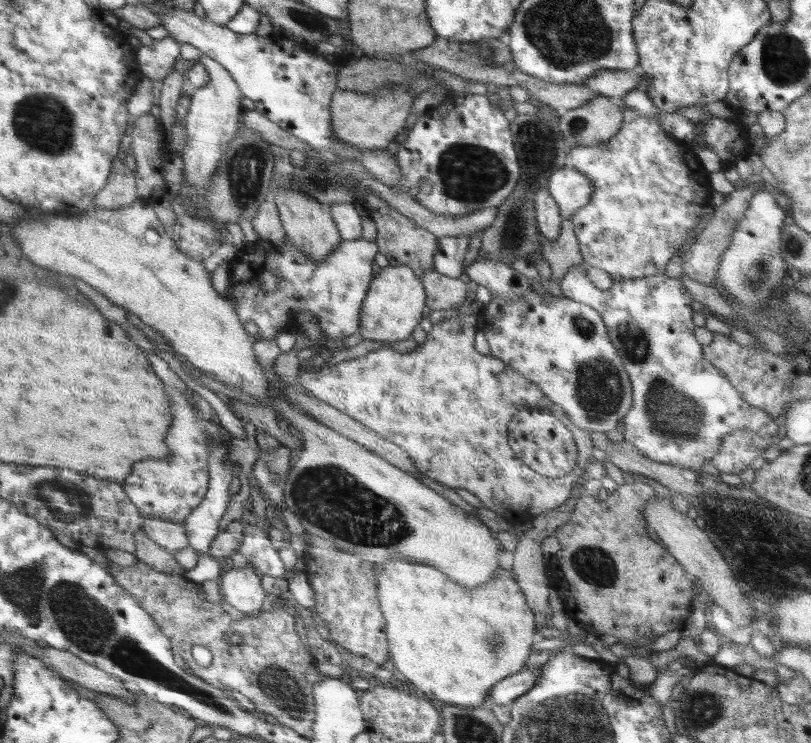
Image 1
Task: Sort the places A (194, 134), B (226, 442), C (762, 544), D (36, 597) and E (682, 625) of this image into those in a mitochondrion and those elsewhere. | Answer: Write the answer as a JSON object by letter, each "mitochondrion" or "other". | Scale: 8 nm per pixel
{"A":"other","B":"other","C":"mitochondrion","D":"mitochondrion","E":"other"}

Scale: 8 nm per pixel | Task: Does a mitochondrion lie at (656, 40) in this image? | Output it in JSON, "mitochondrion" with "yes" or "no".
{"mitochondrion":"no"}

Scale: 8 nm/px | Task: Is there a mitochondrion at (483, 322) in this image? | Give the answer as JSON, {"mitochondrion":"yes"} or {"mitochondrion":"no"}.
{"mitochondrion":"no"}

